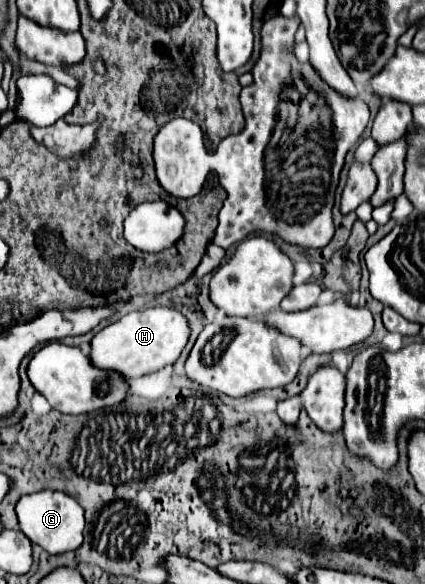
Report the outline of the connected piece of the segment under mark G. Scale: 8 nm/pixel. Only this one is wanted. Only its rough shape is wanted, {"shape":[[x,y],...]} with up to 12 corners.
{"shape":[[45,489],[17,501],[21,531],[51,555],[83,543],[83,509]]}

